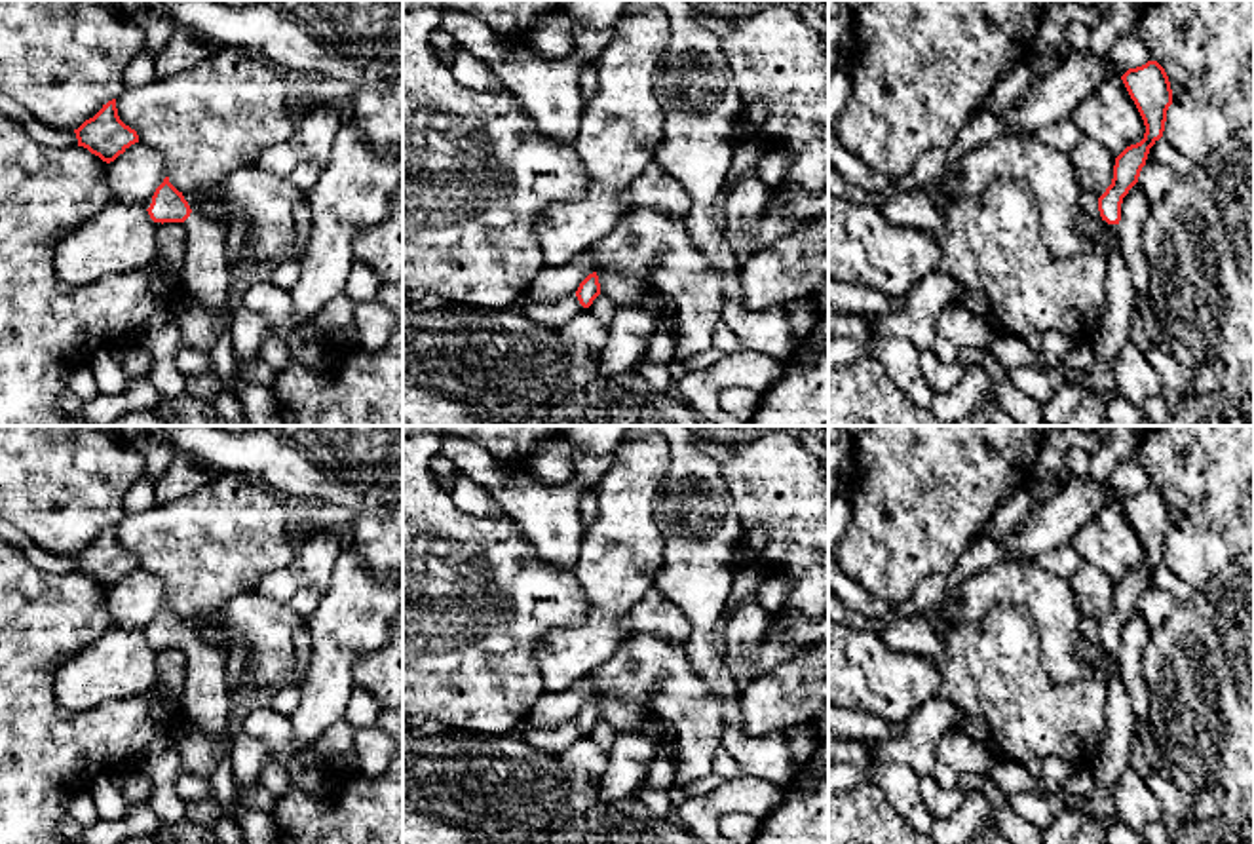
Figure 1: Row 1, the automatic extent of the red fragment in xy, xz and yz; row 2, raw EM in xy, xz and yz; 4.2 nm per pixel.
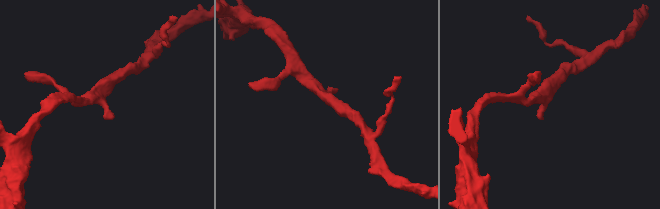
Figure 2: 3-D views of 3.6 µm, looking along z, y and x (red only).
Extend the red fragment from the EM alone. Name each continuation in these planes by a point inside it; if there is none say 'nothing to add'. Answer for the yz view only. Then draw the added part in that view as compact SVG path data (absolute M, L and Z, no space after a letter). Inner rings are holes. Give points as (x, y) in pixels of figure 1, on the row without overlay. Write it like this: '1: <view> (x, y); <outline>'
nothing to add

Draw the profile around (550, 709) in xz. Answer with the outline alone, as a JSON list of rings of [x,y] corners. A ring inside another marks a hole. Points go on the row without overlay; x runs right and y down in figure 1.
[[[589,677],[574,682],[566,692],[543,692],[528,717],[513,732],[555,728],[576,720],[580,709],[593,698],[597,698],[597,694]]]

